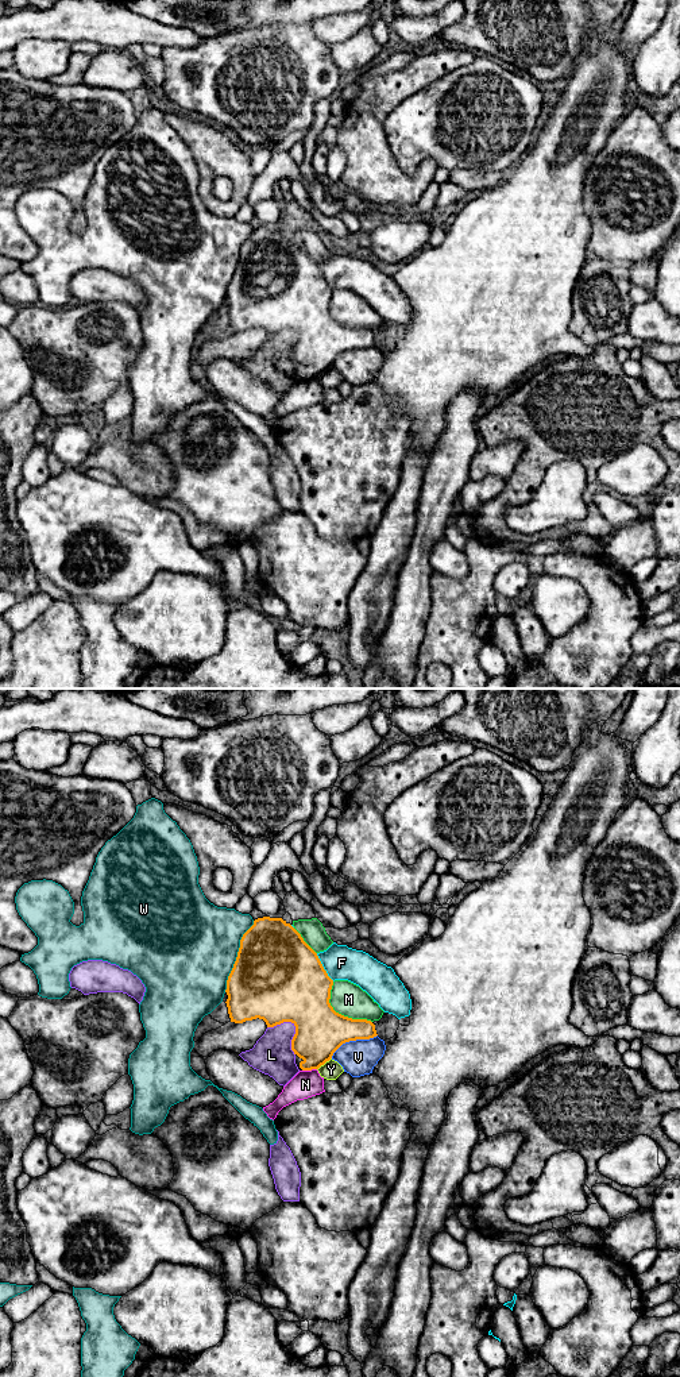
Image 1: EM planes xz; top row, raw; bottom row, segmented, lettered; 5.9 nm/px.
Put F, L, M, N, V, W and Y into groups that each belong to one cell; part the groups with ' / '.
F / L / M / N / V / W / Y

